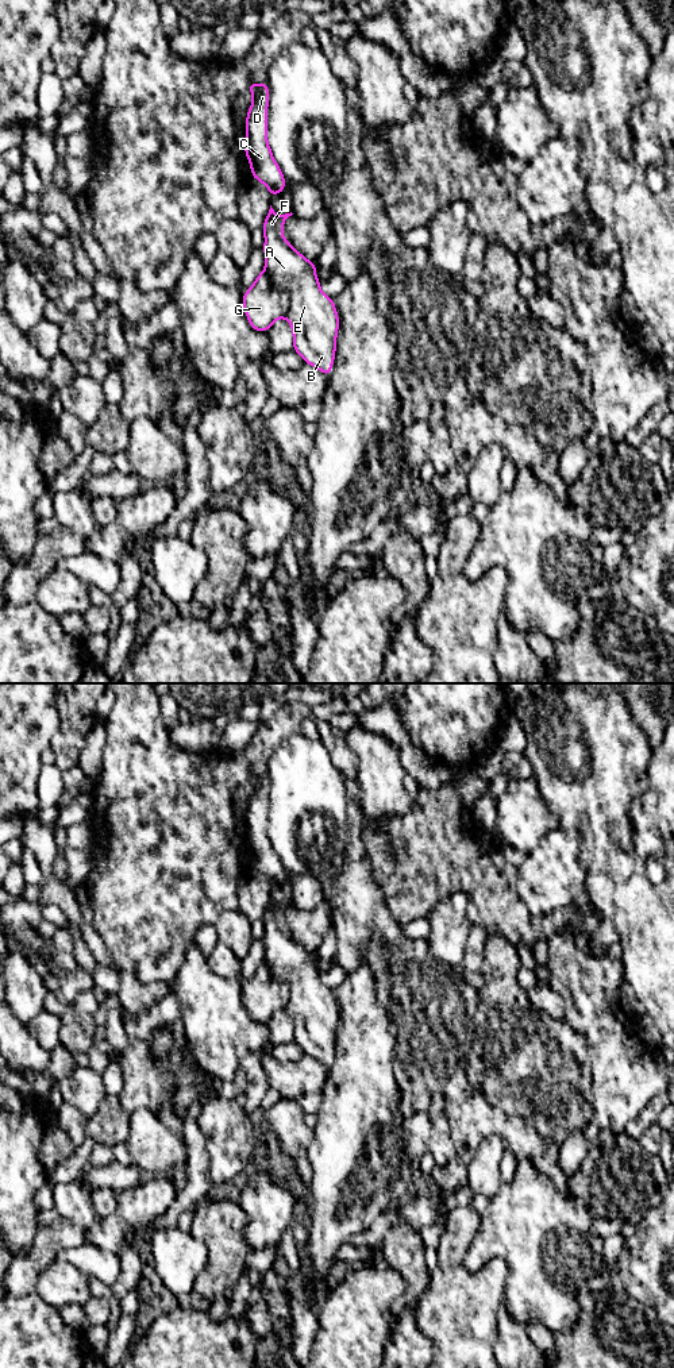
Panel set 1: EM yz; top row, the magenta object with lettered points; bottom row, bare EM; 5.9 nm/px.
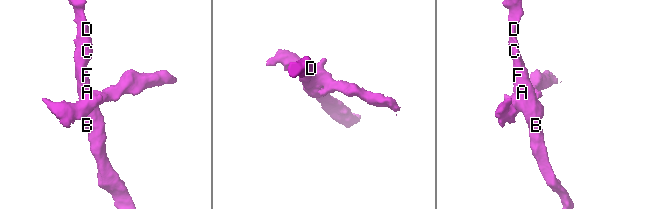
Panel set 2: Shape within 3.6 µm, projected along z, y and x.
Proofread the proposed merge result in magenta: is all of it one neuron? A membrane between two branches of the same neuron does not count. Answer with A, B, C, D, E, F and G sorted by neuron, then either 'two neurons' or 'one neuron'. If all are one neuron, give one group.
A B C D E F / G | two neurons

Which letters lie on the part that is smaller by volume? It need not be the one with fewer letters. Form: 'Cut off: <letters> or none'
Cut off: G

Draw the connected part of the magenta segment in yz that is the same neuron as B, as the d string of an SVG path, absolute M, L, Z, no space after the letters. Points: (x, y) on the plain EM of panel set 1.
M270 897L262 917L263 963L285 990L285 1010L292 1018L293 1041L305 1055L328 1068L335 1051L339 1007L332 990L320 980L316 955L296 943L282 928L284 914L292 906L278 907Z

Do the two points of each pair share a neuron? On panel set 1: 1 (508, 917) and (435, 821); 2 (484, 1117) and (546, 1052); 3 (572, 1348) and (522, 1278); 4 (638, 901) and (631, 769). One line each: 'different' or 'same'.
1: same
2: different
3: different
4: same

